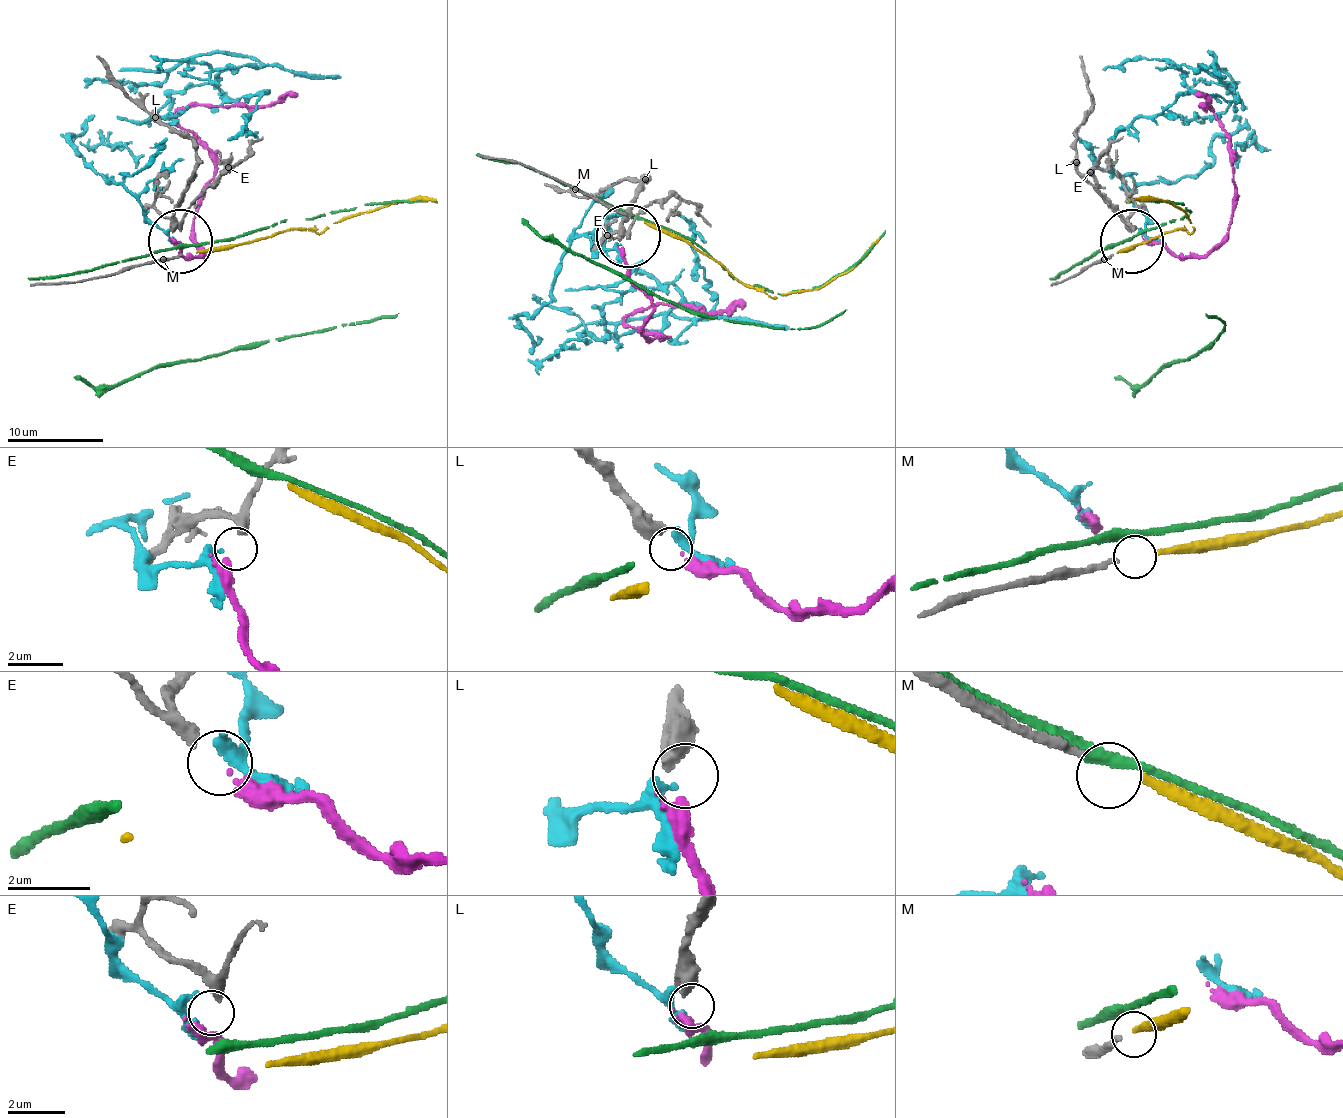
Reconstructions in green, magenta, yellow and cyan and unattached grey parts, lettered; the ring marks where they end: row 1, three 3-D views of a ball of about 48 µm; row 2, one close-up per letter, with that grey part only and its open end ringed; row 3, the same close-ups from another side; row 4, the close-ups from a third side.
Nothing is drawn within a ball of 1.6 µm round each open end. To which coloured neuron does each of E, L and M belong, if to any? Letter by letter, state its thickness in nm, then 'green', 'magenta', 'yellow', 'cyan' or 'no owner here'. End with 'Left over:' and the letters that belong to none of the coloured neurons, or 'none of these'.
E: calibre 240 nm; no owner here
L: calibre 480 nm; magenta
M: calibre 200 nm; yellow
Left over: E

